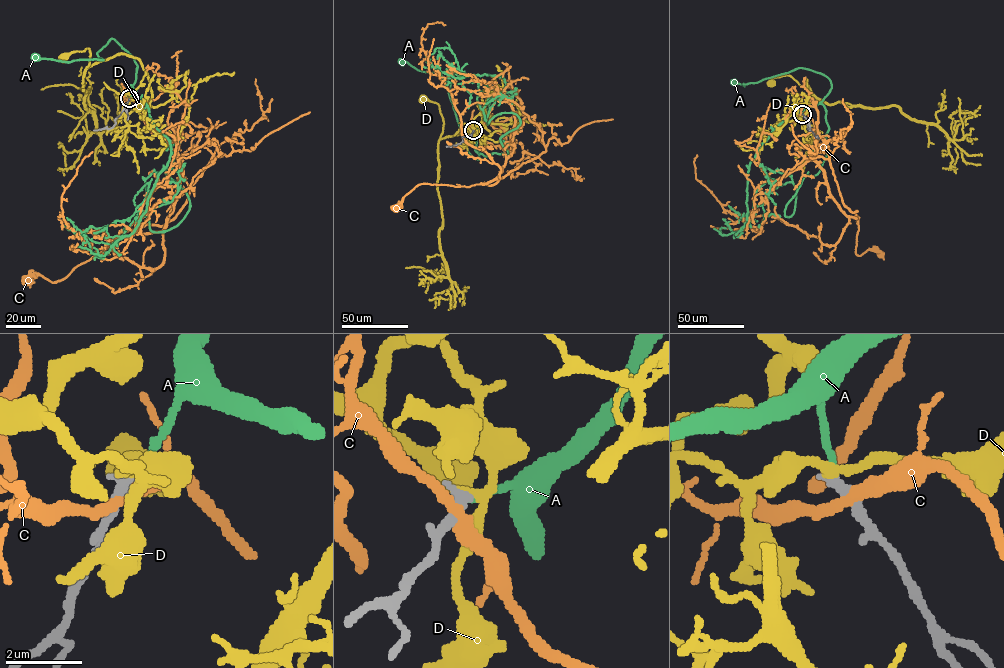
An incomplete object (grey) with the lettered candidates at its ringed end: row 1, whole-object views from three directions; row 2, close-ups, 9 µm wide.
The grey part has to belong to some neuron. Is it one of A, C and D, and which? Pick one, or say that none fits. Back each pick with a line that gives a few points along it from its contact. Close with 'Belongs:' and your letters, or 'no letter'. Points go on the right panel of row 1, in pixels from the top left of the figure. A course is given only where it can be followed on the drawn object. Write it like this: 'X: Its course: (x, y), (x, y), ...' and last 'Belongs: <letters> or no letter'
A: Its course: (803, 114), (804, 109), (820, 102), (831, 88), (830, 80), (823, 74), (799, 67), (744, 85), (733, 82)
Belongs: A

